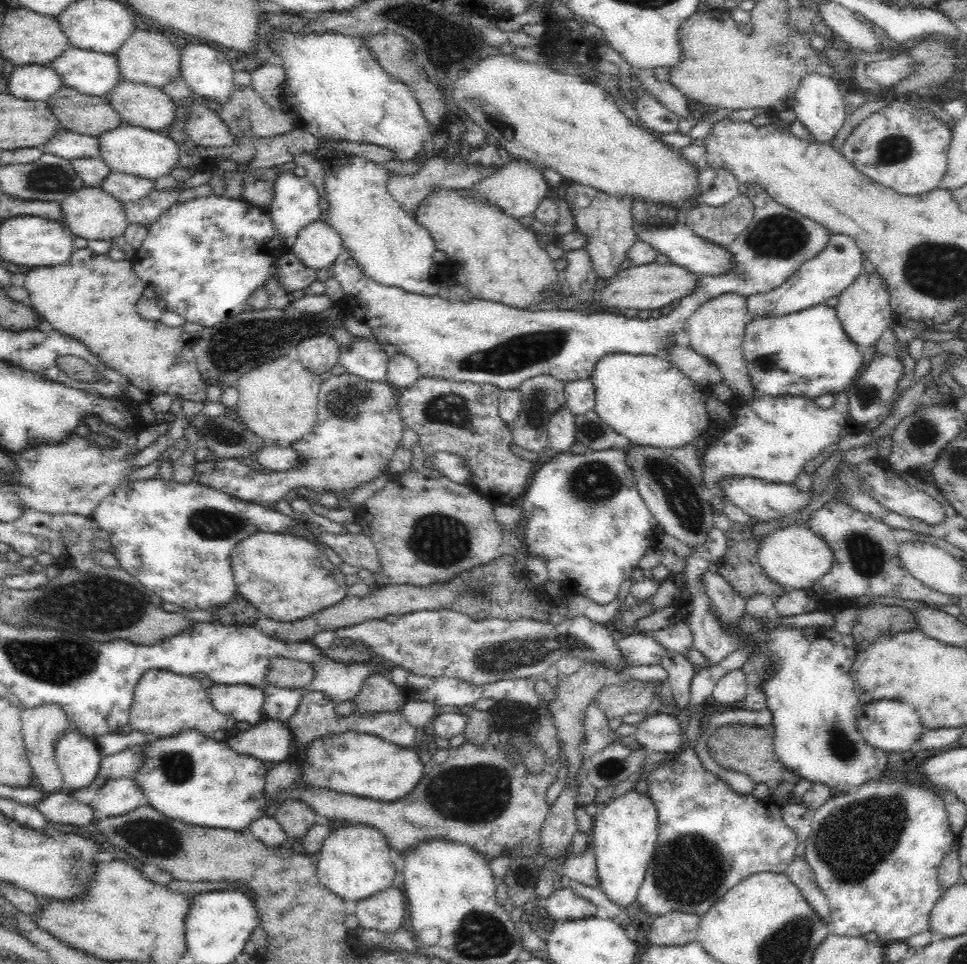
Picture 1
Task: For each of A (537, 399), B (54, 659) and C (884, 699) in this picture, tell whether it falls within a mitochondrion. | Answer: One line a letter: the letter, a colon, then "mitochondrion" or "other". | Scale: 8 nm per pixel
A: mitochondrion
B: mitochondrion
C: other

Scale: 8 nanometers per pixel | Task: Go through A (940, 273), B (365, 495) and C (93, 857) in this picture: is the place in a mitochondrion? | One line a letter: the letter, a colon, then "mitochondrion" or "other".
A: mitochondrion
B: other
C: other

